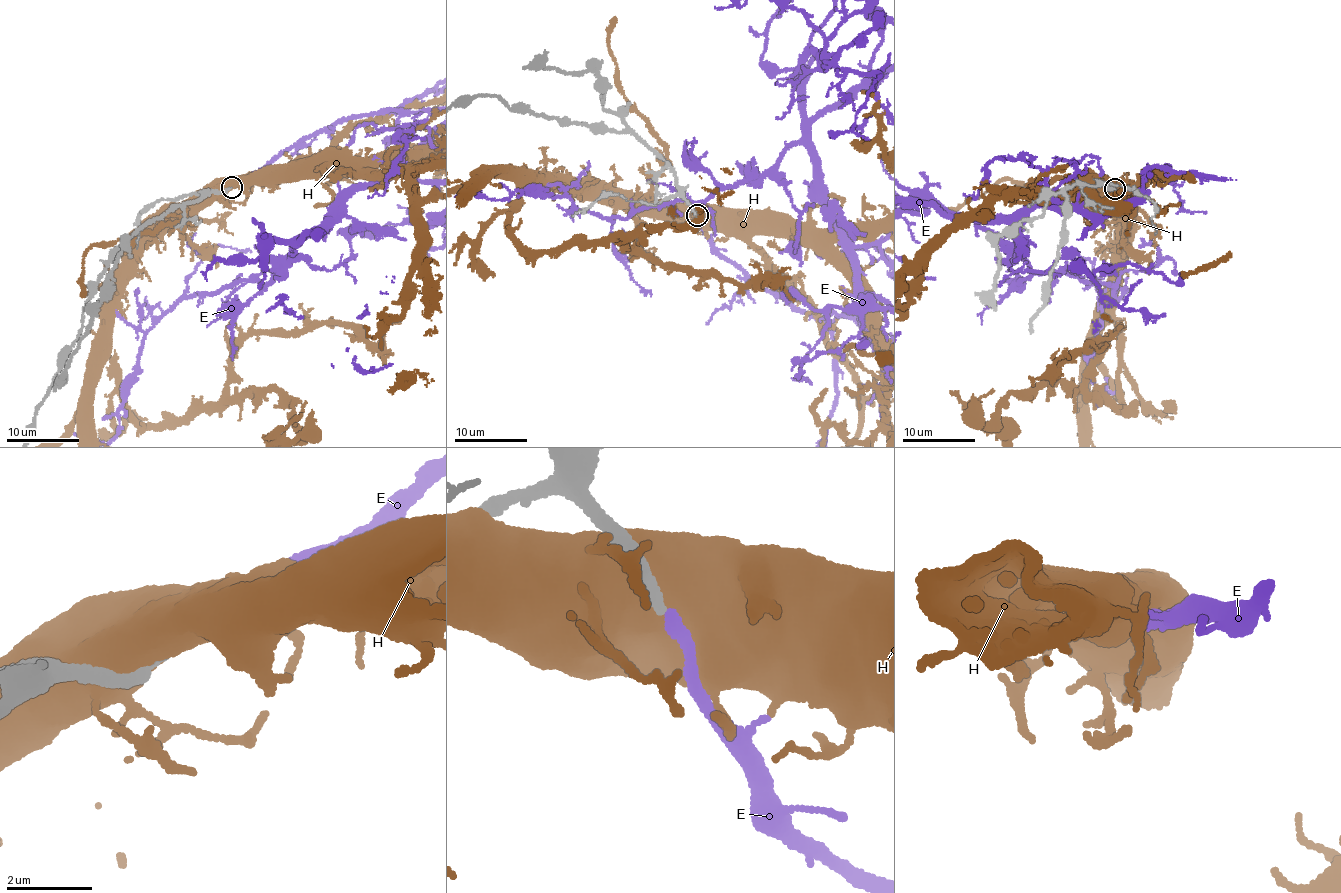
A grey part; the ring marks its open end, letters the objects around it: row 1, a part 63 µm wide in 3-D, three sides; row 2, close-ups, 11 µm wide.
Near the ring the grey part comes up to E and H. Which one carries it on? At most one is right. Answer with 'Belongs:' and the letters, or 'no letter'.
Belongs: E

